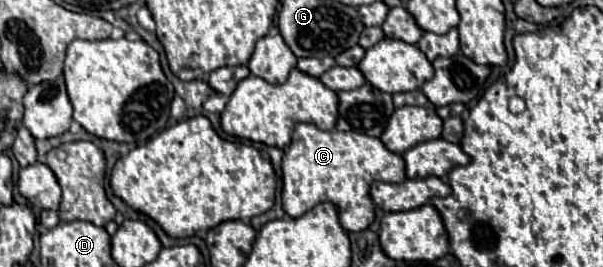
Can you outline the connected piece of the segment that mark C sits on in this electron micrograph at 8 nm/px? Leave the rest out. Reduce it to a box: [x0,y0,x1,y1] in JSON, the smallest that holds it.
[283,124,405,232]

